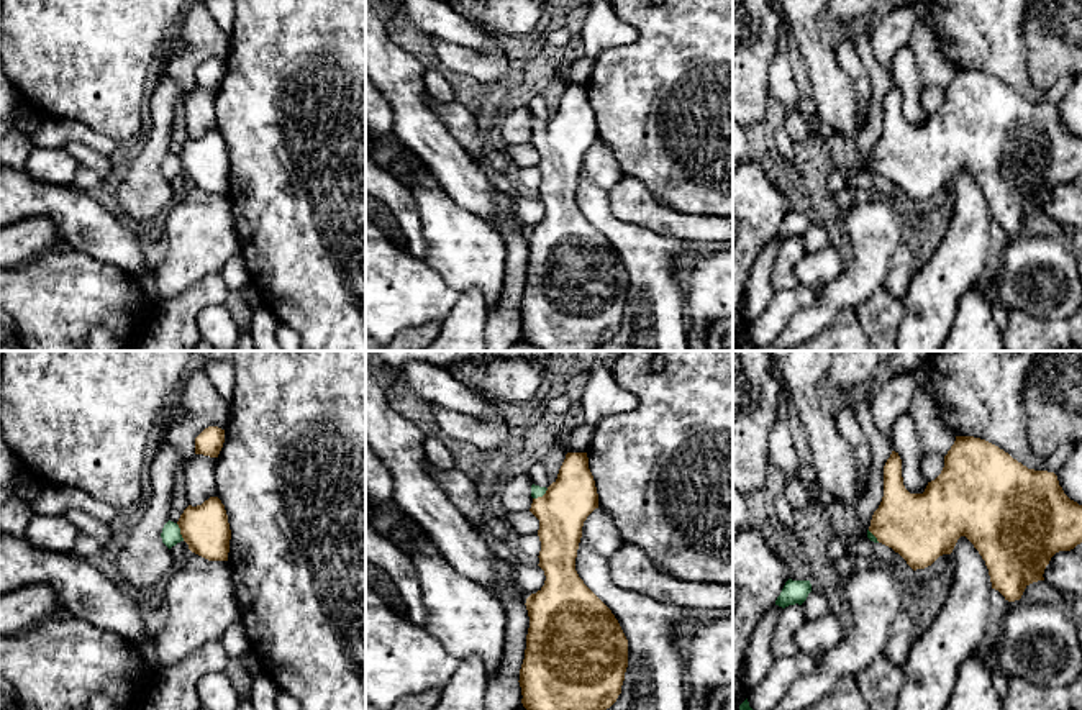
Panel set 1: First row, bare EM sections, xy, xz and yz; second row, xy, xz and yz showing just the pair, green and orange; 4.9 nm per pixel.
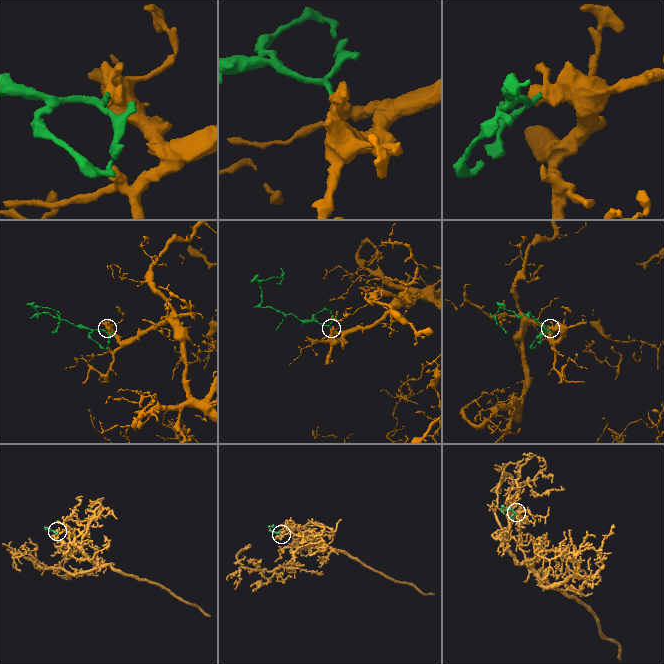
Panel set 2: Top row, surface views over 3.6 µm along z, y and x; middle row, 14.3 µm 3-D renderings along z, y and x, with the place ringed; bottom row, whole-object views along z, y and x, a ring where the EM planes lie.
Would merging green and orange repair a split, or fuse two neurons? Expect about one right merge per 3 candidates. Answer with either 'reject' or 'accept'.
accept

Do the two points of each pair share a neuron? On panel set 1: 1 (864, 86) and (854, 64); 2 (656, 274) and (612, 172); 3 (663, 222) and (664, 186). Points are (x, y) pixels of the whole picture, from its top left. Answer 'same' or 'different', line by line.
1: same
2: different
3: different

